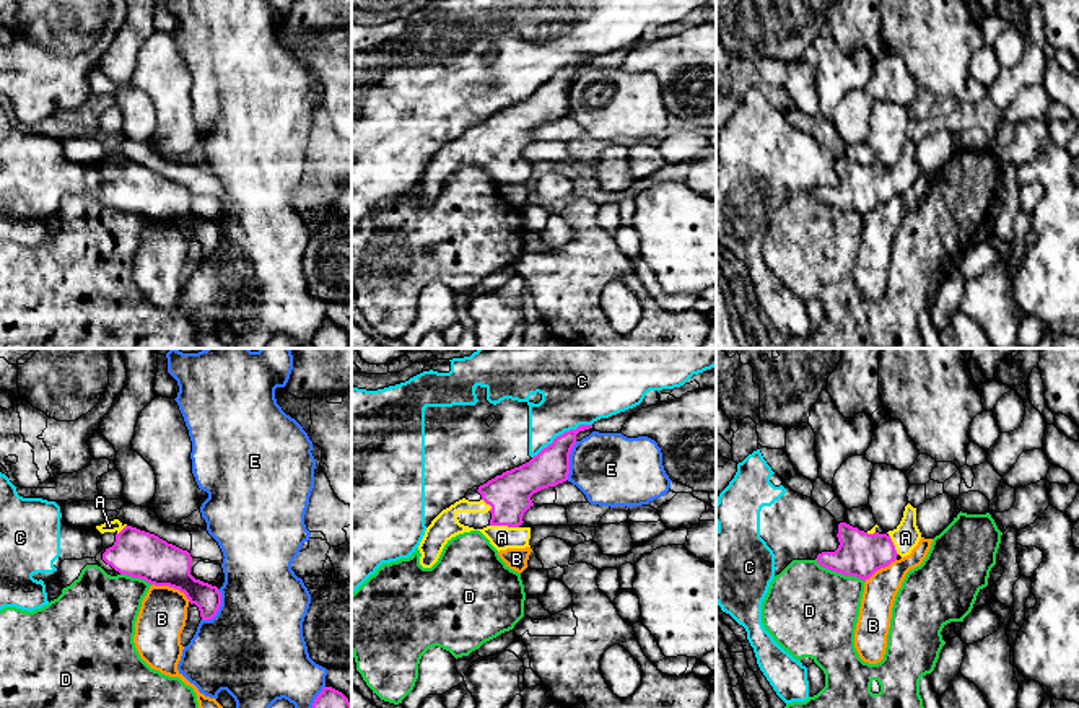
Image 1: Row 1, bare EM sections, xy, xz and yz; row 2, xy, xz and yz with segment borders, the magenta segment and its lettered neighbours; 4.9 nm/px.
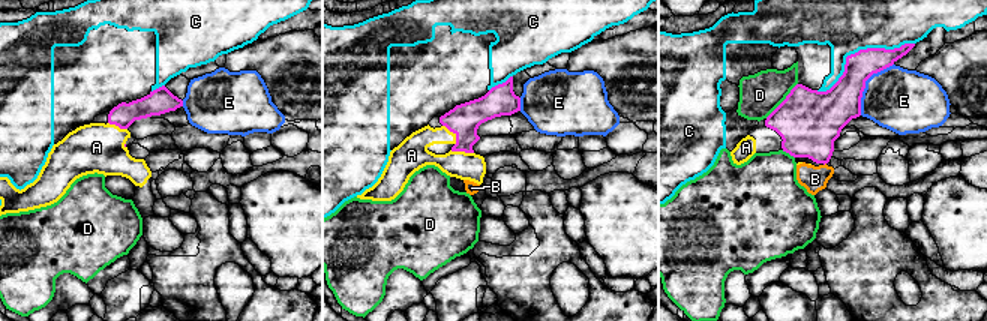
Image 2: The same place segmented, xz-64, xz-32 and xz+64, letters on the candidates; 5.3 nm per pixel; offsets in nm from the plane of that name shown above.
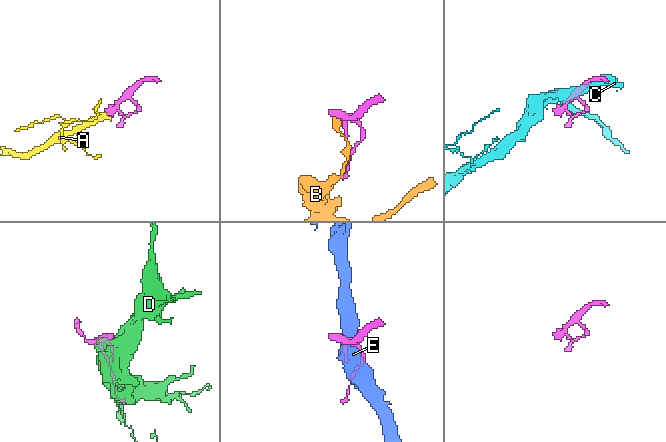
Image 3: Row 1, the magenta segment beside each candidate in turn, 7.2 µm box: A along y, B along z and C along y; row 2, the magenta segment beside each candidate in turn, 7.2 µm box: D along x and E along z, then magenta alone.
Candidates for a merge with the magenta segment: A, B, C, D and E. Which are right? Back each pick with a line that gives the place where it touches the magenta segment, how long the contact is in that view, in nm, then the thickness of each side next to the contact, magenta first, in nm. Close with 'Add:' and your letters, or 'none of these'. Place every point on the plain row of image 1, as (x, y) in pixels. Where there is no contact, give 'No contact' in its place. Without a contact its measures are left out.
A: Touches magenta at xz (505, 160). Shared border 140 nm. Thickness 220 nm (magenta) against 120 nm
Add: A

